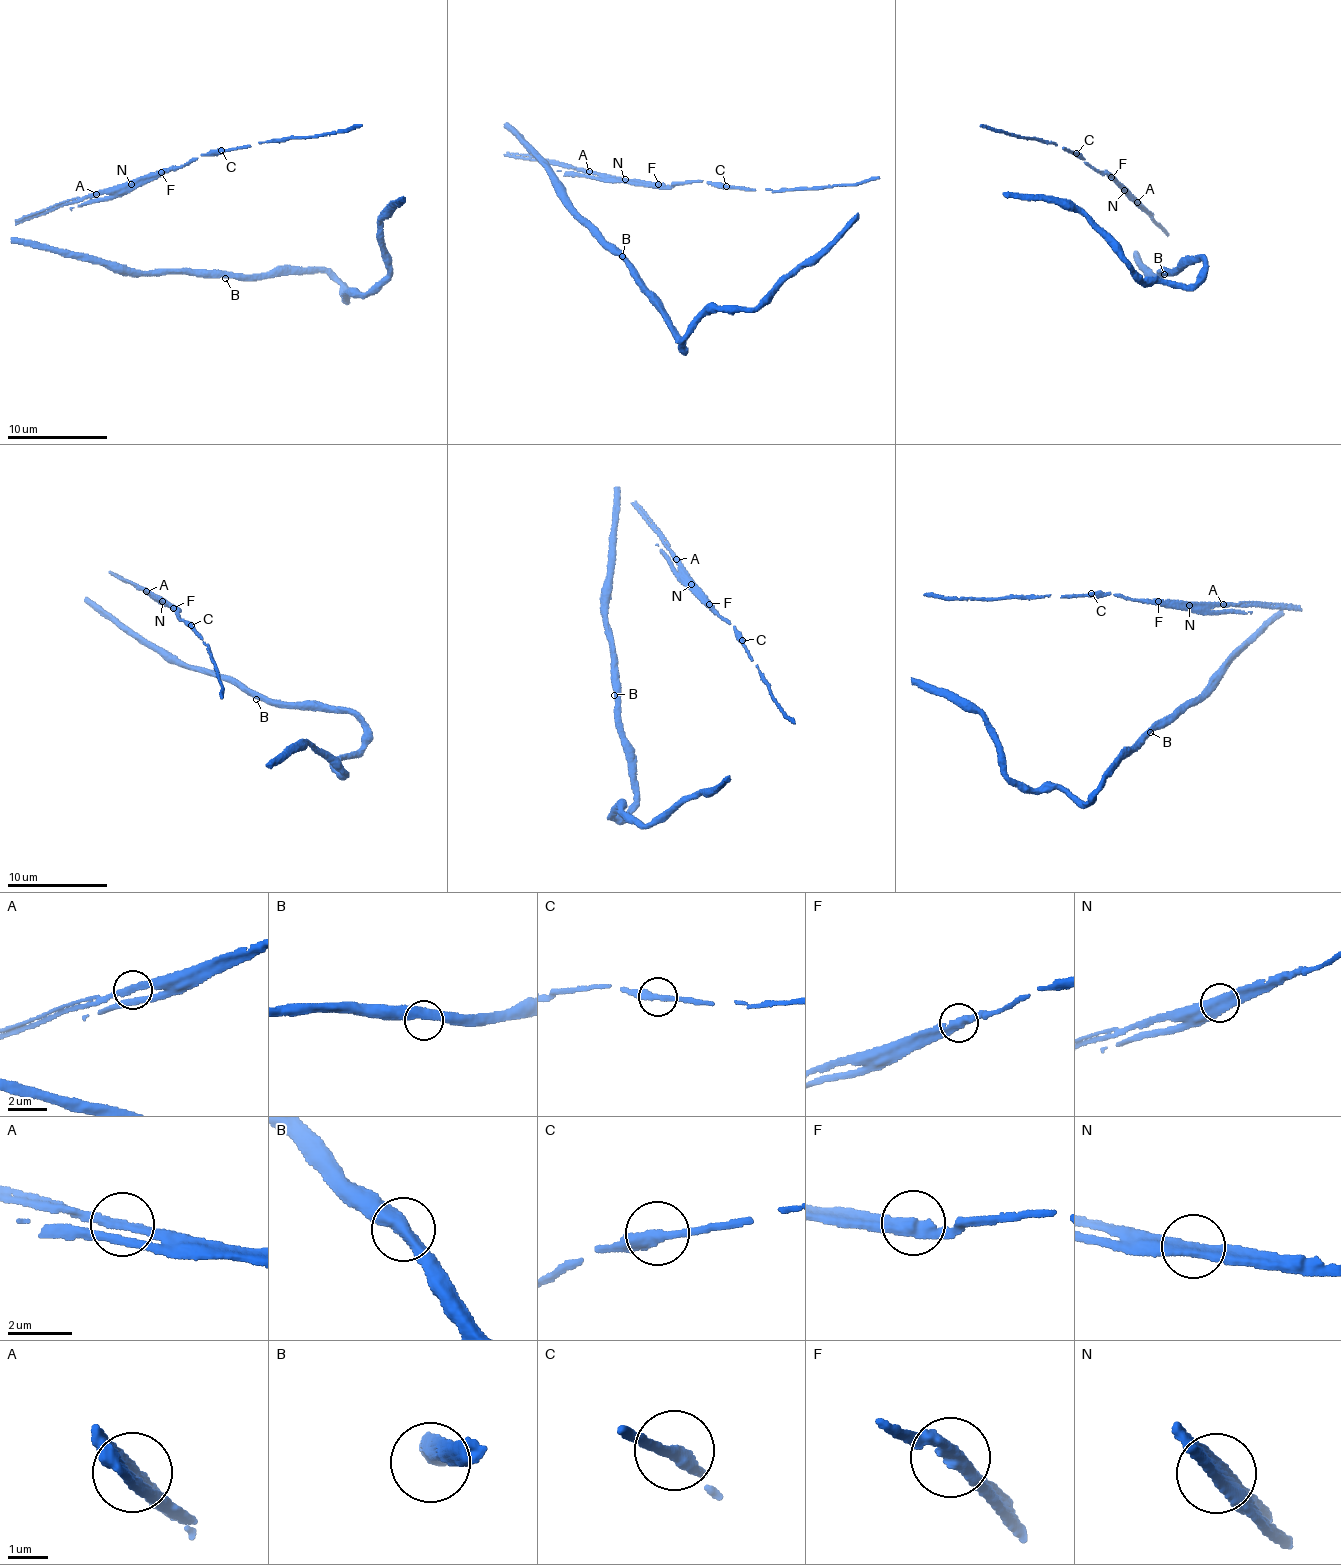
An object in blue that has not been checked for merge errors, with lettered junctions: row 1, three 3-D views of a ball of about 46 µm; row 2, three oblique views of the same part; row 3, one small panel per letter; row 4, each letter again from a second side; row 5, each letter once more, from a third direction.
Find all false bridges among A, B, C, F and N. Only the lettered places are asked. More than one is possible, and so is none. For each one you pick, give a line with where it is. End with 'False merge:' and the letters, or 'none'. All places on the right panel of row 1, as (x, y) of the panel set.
A: at (1137, 202)
F: at (1111, 177)
N: at (1124, 190)
False merge: A, F, N

